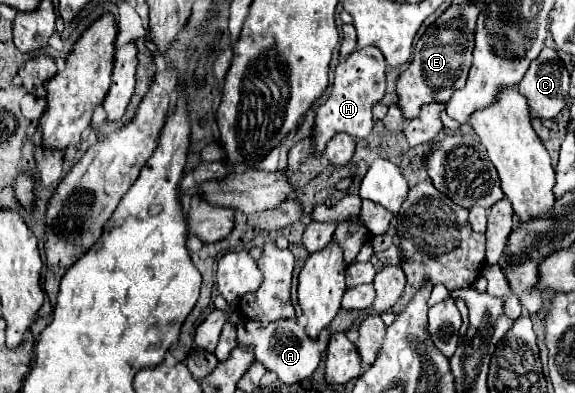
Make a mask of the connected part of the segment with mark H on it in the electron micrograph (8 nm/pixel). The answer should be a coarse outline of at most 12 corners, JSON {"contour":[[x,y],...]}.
{"contour":[[379,48],[349,54],[335,68],[329,98],[315,110],[313,156],[345,132],[373,128],[385,94]]}

